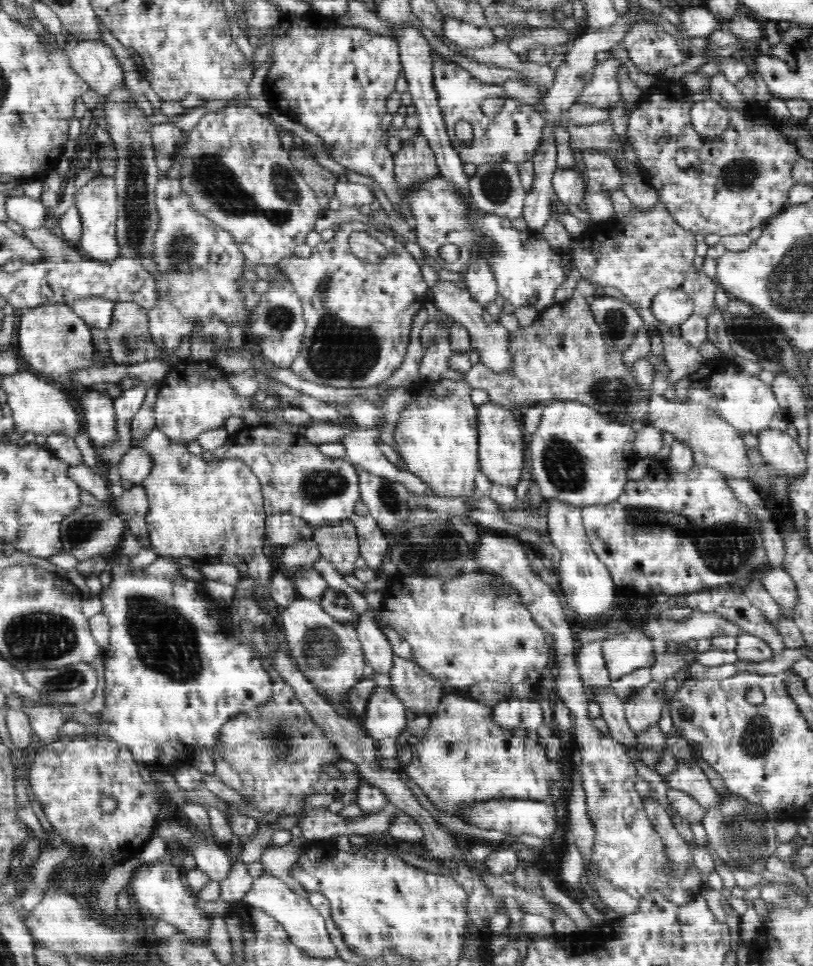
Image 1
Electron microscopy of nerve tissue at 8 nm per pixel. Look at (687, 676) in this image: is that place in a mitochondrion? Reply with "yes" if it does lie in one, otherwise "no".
no

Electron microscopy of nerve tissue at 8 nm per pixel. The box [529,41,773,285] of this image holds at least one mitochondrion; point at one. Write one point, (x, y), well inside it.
(739, 175)

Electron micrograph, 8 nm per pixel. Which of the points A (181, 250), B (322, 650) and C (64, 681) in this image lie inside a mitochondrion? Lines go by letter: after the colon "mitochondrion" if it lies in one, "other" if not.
A: mitochondrion
B: mitochondrion
C: mitochondrion

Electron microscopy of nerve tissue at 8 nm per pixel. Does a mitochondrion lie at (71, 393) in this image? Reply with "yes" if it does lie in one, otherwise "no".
no

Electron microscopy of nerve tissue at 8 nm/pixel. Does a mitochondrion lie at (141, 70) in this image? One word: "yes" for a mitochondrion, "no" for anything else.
no

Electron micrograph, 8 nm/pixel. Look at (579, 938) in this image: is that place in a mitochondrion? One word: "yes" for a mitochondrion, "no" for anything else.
no

